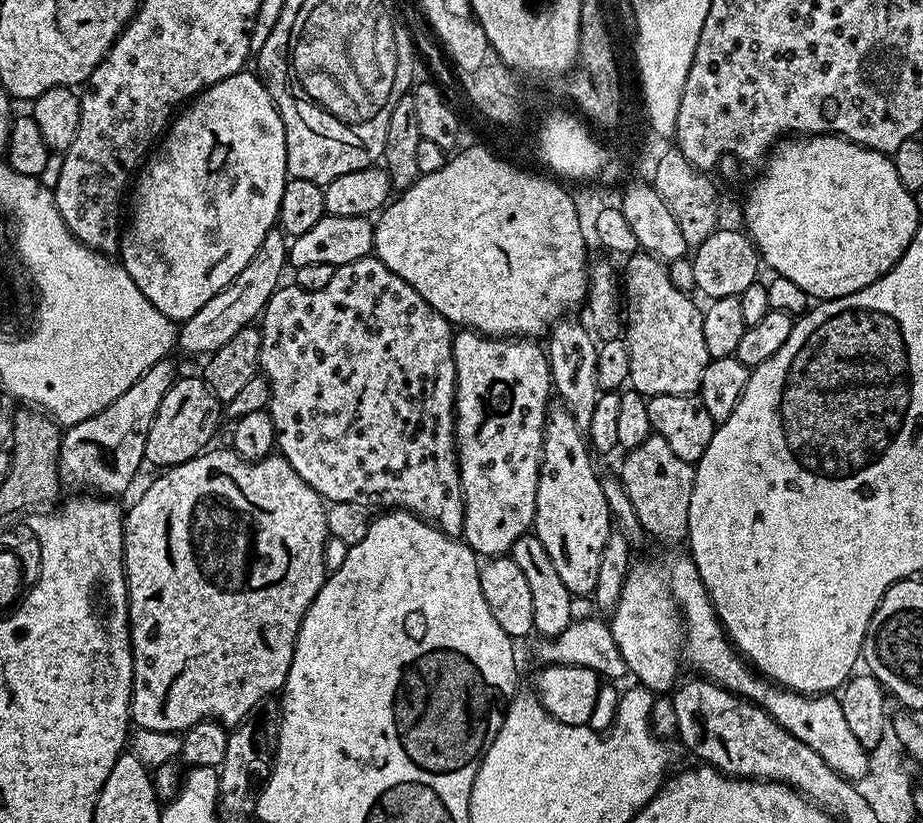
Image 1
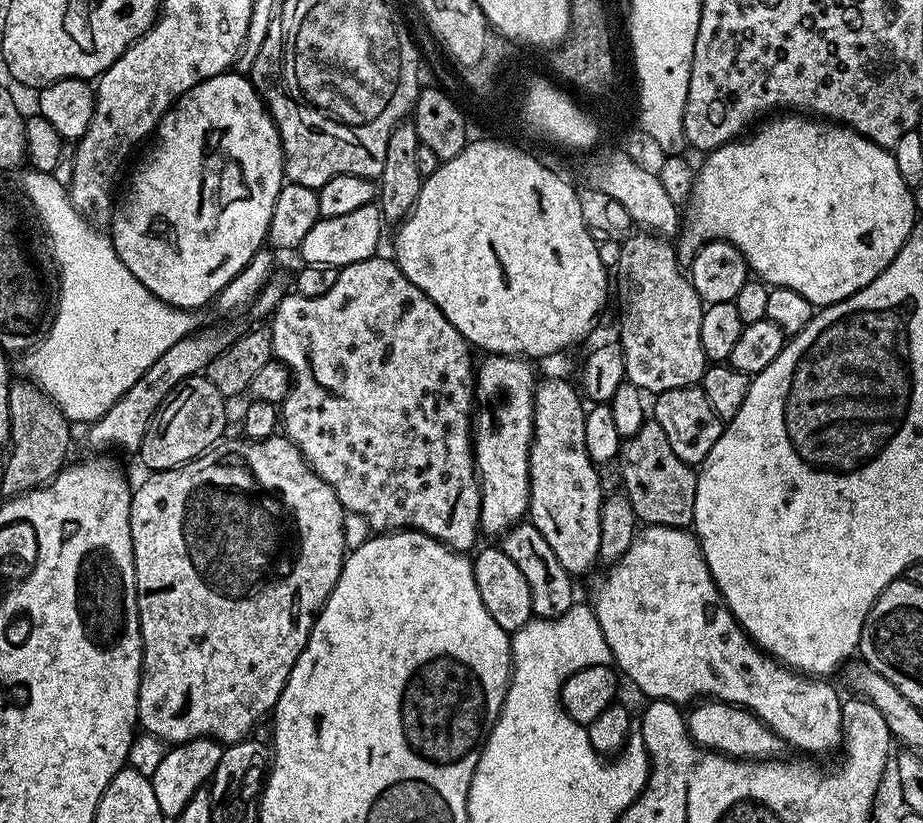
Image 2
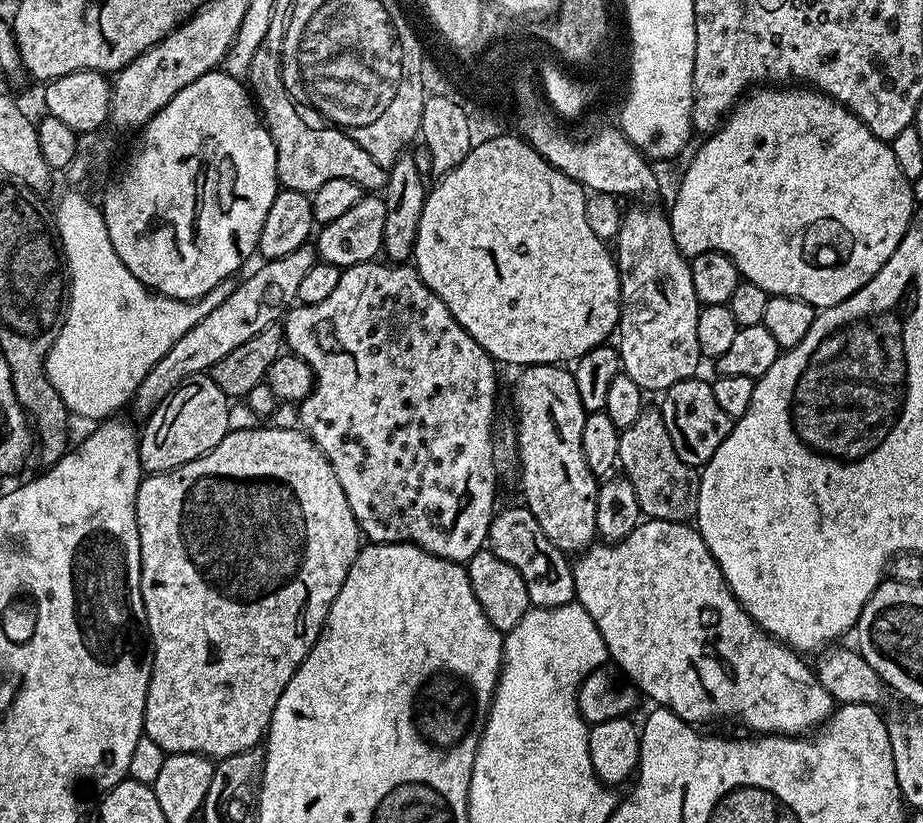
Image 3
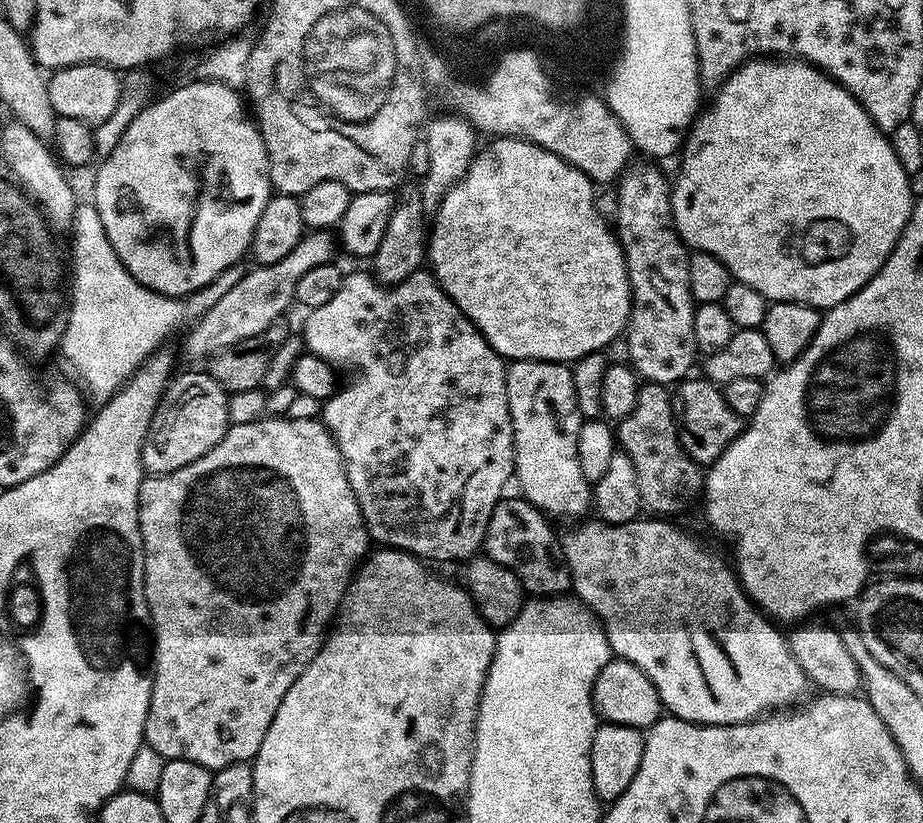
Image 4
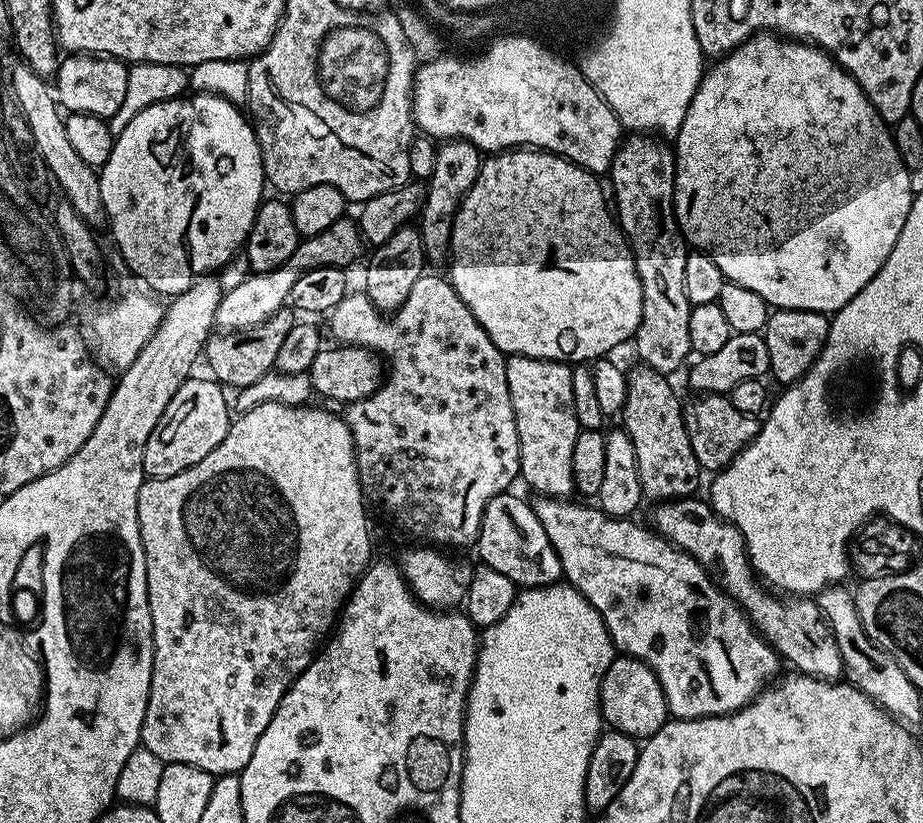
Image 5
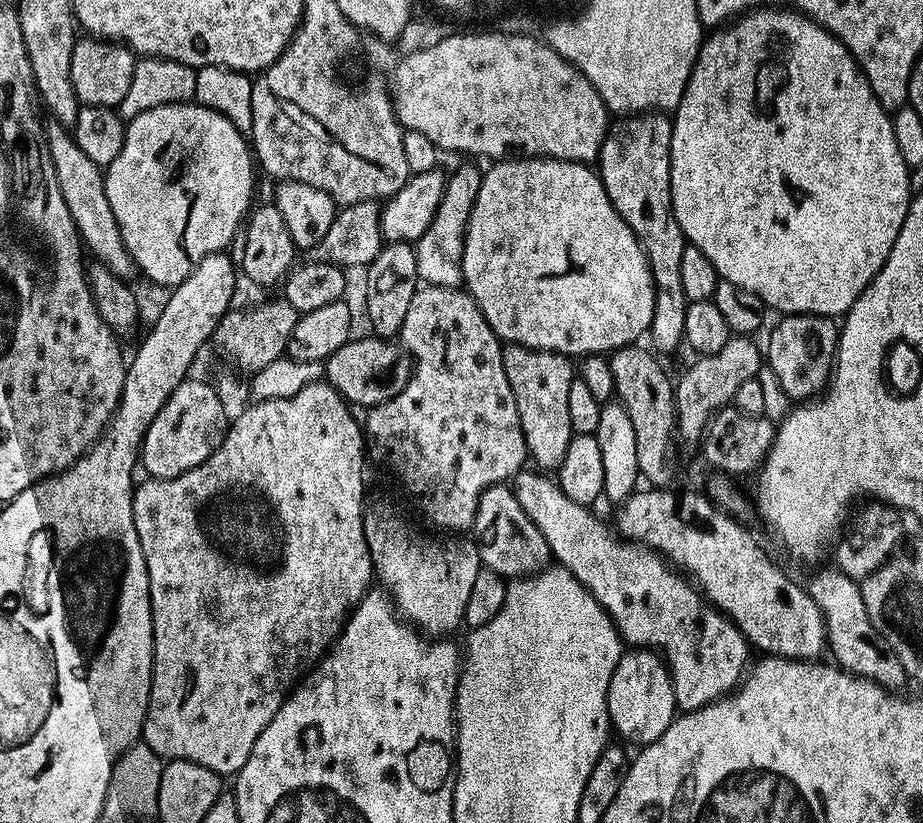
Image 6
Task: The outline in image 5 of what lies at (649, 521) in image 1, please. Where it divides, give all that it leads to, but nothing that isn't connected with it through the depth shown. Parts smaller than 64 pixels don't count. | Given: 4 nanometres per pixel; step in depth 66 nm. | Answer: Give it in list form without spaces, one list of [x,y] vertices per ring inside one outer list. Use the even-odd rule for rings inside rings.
[[[639,362],[633,364],[633,368],[627,369],[622,427],[630,442],[634,442],[634,458],[638,458],[638,478],[644,496],[652,502],[691,497],[700,484],[702,469],[698,458],[694,458],[684,425],[684,404],[676,397],[668,381],[671,379],[665,373]]]

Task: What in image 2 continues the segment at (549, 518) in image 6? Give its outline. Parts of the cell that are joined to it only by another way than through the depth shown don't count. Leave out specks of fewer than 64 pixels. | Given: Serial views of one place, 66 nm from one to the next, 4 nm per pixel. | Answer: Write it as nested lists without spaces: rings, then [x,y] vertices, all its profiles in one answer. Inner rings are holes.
[[[653,524],[641,527],[639,529],[638,535],[636,537],[636,541],[630,546],[630,550],[626,550],[626,554],[620,560],[617,560],[615,564],[611,565],[607,569],[608,573],[605,574],[604,577],[601,578],[600,581],[596,584],[596,593],[593,594],[592,600],[590,599],[590,607],[592,613],[598,618],[598,626],[602,626],[602,634],[606,634],[606,646],[610,646],[610,650],[612,651],[612,659],[614,661],[615,667],[619,669],[621,673],[625,672],[626,675],[629,676],[630,679],[636,683],[636,688],[640,692],[645,692],[645,697],[651,698],[653,700],[669,700],[670,703],[677,706],[688,706],[693,702],[699,701],[701,698],[711,698],[713,700],[720,700],[723,704],[739,704],[740,707],[748,709],[748,711],[753,712],[758,719],[764,723],[766,727],[770,730],[774,730],[774,734],[778,734],[780,739],[784,741],[785,745],[791,746],[792,744],[796,748],[801,748],[804,752],[828,752],[831,748],[839,749],[842,744],[842,696],[839,696],[836,693],[836,688],[832,684],[827,684],[829,681],[824,678],[817,678],[815,676],[809,676],[801,674],[775,660],[772,659],[771,656],[766,652],[761,652],[759,648],[757,648],[756,643],[752,641],[751,636],[748,635],[747,632],[744,631],[744,627],[737,622],[734,618],[734,614],[728,607],[726,606],[726,602],[722,598],[722,594],[718,590],[718,586],[714,582],[714,578],[710,574],[710,570],[706,566],[706,558],[702,554],[702,550],[700,549],[700,541],[696,539],[695,535],[689,529],[686,528],[671,528],[670,526],[654,526]]]

